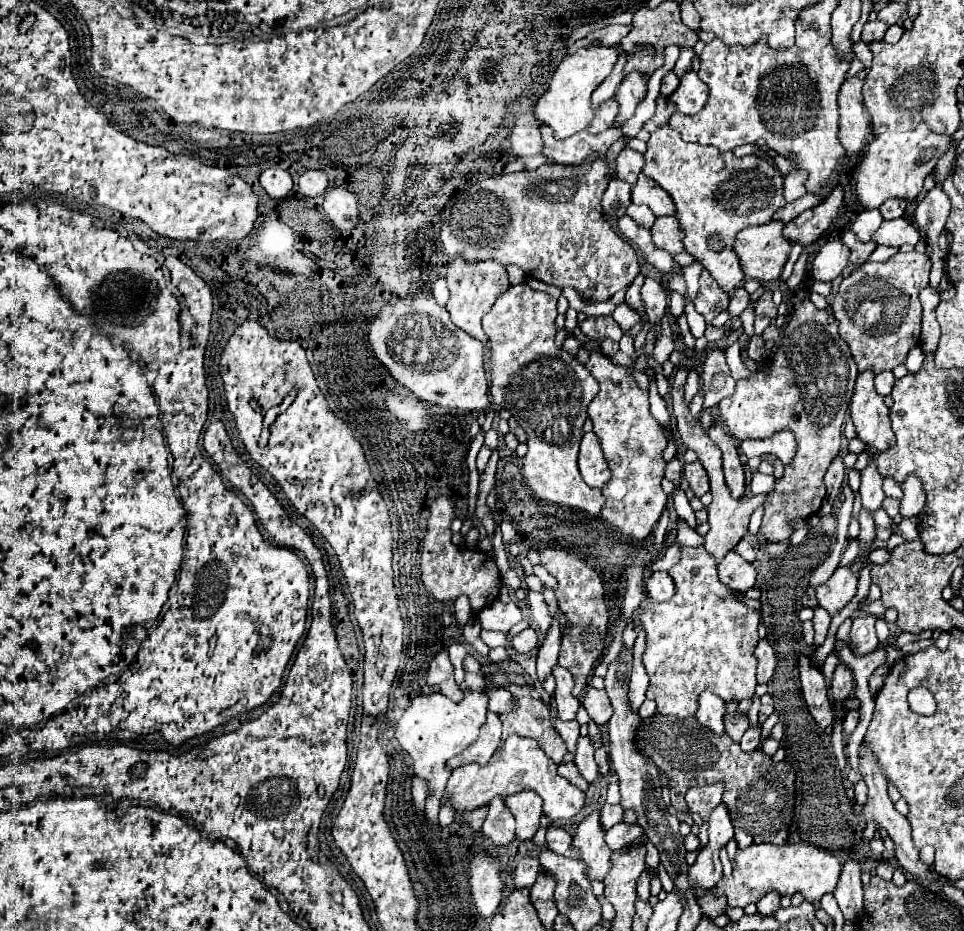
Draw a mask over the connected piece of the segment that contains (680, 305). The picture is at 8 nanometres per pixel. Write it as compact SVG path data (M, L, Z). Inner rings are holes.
M671 292L669 312L671 312L673 316L681 316L681 314L683 314L683 308L685 308L685 298L683 298L683 294L679 294L679 292Z

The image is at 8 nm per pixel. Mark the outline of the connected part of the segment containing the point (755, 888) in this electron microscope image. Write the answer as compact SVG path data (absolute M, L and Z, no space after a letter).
M757 844L737 852L733 862L733 876L729 880L723 878L723 882L713 886L713 892L717 896L727 896L727 904L739 908L745 908L751 902L759 902L769 892L777 892L781 896L793 896L795 892L801 892L805 900L817 902L825 894L833 894L841 876L841 866L843 864L831 852L817 846Z

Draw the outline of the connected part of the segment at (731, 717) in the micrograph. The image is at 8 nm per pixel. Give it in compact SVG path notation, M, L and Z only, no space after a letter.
M725 714L725 730L733 738L733 742L739 742L747 728L749 728L749 722L745 714Z

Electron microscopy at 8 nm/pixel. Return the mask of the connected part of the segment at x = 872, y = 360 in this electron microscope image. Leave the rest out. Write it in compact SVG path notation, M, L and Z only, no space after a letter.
M899 252L881 264L867 262L843 278L831 308L839 322L839 336L847 342L859 372L869 368L875 374L893 370L903 364L907 352L917 346L921 332L919 292L929 284L929 270L931 260L927 254Z

